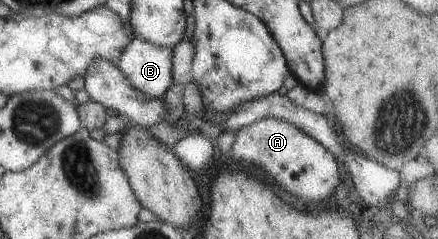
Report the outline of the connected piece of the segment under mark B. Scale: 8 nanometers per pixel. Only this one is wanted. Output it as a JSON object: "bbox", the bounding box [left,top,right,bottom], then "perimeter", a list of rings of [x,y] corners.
{"bbox":[117,36,173,98],"perimeter":[[[136,36],[123,49],[117,67],[137,92],[160,98],[173,85],[172,54],[172,48],[155,46]]]}

